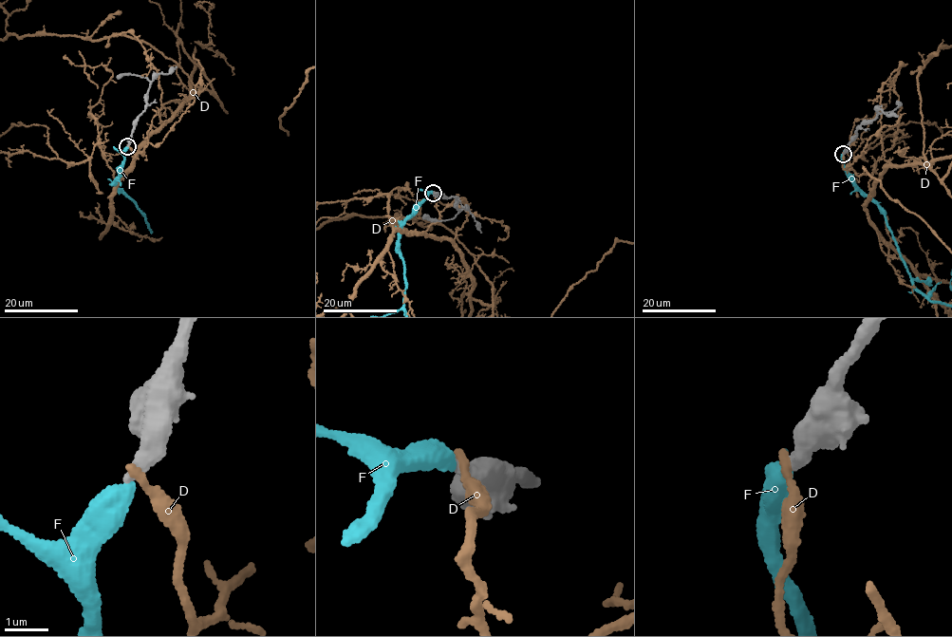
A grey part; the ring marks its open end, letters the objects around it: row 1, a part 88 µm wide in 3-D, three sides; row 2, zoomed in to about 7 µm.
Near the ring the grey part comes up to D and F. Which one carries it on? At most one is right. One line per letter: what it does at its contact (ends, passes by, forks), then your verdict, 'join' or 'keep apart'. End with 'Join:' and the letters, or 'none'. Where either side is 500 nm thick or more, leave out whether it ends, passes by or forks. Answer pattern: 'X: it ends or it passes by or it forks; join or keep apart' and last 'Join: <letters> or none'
D: it ends; keep apart
F: it ends; join
Join: F

